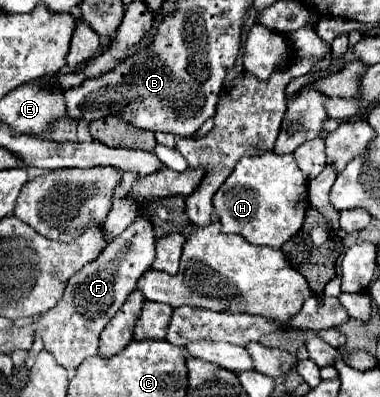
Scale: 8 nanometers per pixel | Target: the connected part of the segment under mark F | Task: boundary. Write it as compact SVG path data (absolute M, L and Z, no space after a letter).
M139 217L119 237L115 237L115 241L111 241L95 261L87 263L69 279L61 301L35 321L35 335L43 339L45 349L59 361L59 365L65 369L77 369L87 357L97 355L99 333L127 301L129 293L135 291L137 279L153 261L155 235L151 233L151 225Z

